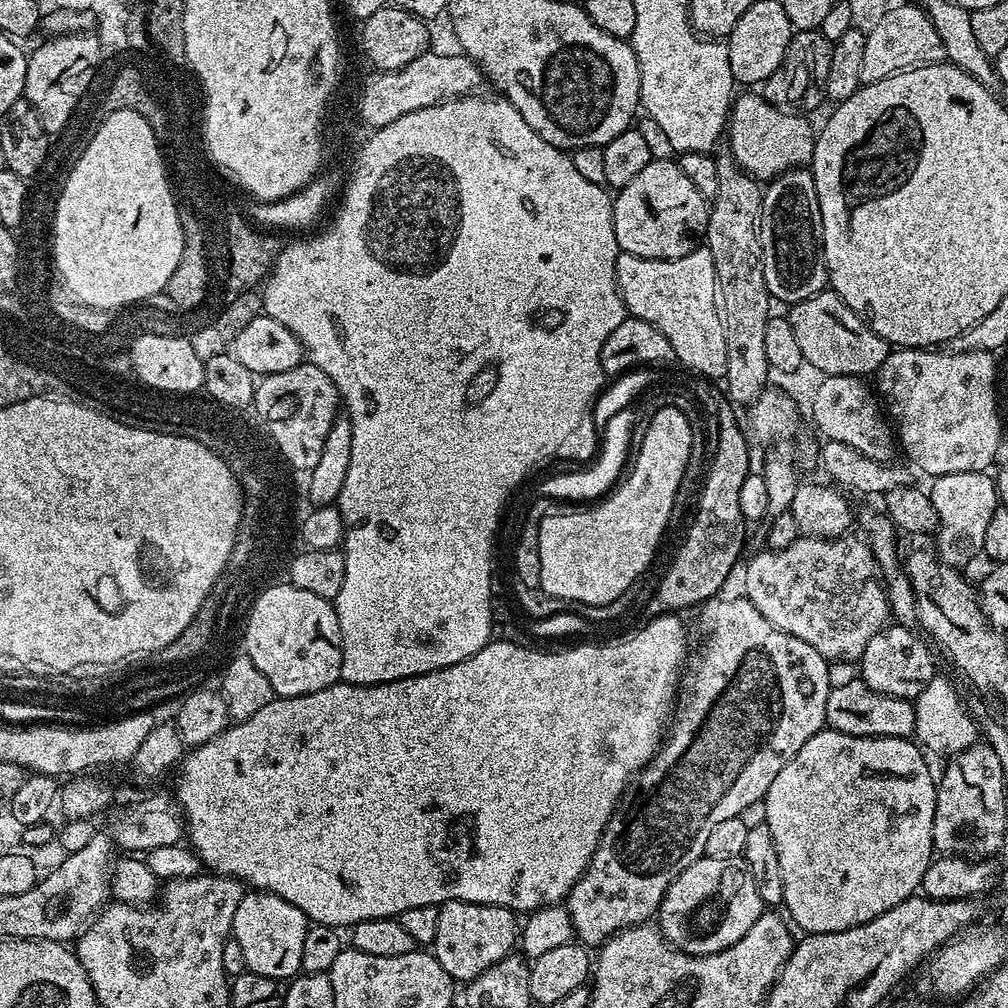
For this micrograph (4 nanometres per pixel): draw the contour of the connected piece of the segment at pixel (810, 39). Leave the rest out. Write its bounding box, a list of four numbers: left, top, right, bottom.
[762,30,832,114]

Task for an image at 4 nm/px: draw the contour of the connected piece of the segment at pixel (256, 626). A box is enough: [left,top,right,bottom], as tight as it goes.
[243,582,342,696]

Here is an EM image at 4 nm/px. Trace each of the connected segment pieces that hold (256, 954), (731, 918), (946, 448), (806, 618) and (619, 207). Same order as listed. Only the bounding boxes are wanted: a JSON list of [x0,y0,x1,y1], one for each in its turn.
[[230,890,309,982],[658,855,765,956],[874,348,1000,478],[744,534,890,661],[612,158,709,260]]

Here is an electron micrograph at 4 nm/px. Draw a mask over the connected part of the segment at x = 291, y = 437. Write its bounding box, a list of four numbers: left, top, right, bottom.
[255,362,338,474]

